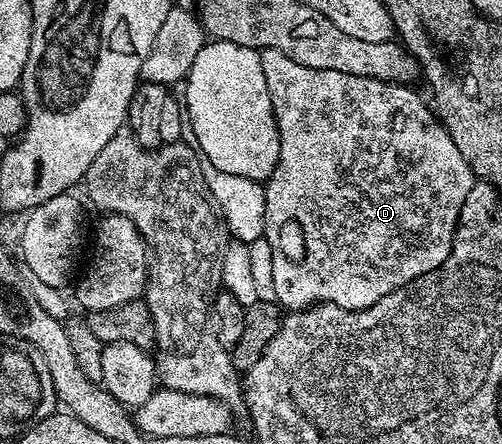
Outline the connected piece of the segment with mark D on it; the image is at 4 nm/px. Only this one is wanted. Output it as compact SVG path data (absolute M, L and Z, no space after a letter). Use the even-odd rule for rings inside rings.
M274 49L260 50L260 55L261 62L263 63L263 75L267 78L267 95L271 95L271 107L273 108L275 119L277 120L277 126L279 127L279 163L275 163L275 171L263 185L266 197L264 236L271 245L272 278L275 279L277 304L289 311L308 309L311 305L319 304L338 305L344 309L366 309L375 303L379 303L379 299L383 299L383 295L391 295L391 291L395 291L399 287L403 287L407 283L411 283L415 279L419 279L423 275L427 275L431 271L438 269L447 259L447 255L451 251L453 236L457 233L457 220L463 211L463 199L467 199L467 191L471 191L475 178L471 167L467 163L467 159L463 159L463 155L459 153L459 147L455 147L451 135L435 116L434 110L430 108L428 104L425 106L424 103L421 102L420 95L412 93L414 90L407 85L394 85L390 82L380 81L379 79L373 79L371 77L356 77L355 75L347 75L343 71L319 71L315 67L303 67L299 63L295 63L295 59L287 59L287 55L283 55L283 51L275 51ZM368 117L378 117L377 125L381 128L378 133L373 129L364 129L364 127L361 126L361 121L367 120ZM388 120L394 121L394 123L397 124L393 130L385 129L389 125Z

